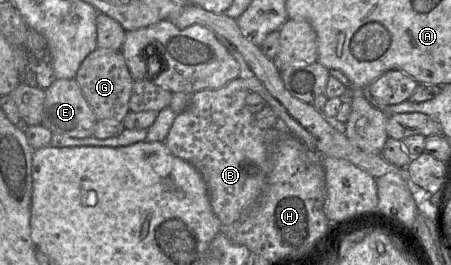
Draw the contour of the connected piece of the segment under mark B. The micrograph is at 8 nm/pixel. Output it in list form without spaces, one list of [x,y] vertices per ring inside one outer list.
[[[238,77],[219,89],[206,89],[192,94],[188,107],[186,108],[186,110],[184,110],[182,113],[176,116],[169,130],[169,133],[164,141],[165,145],[168,147],[168,149],[174,156],[187,161],[201,174],[208,189],[208,196],[210,199],[212,209],[215,215],[222,223],[223,228],[239,220],[242,213],[252,203],[254,203],[257,200],[257,198],[261,195],[261,193],[264,191],[267,176],[270,172],[270,149],[277,143],[280,137],[284,134],[284,127],[282,125],[268,129],[261,129],[255,125],[254,114],[246,108],[246,97],[249,93],[250,92],[246,83]]]

